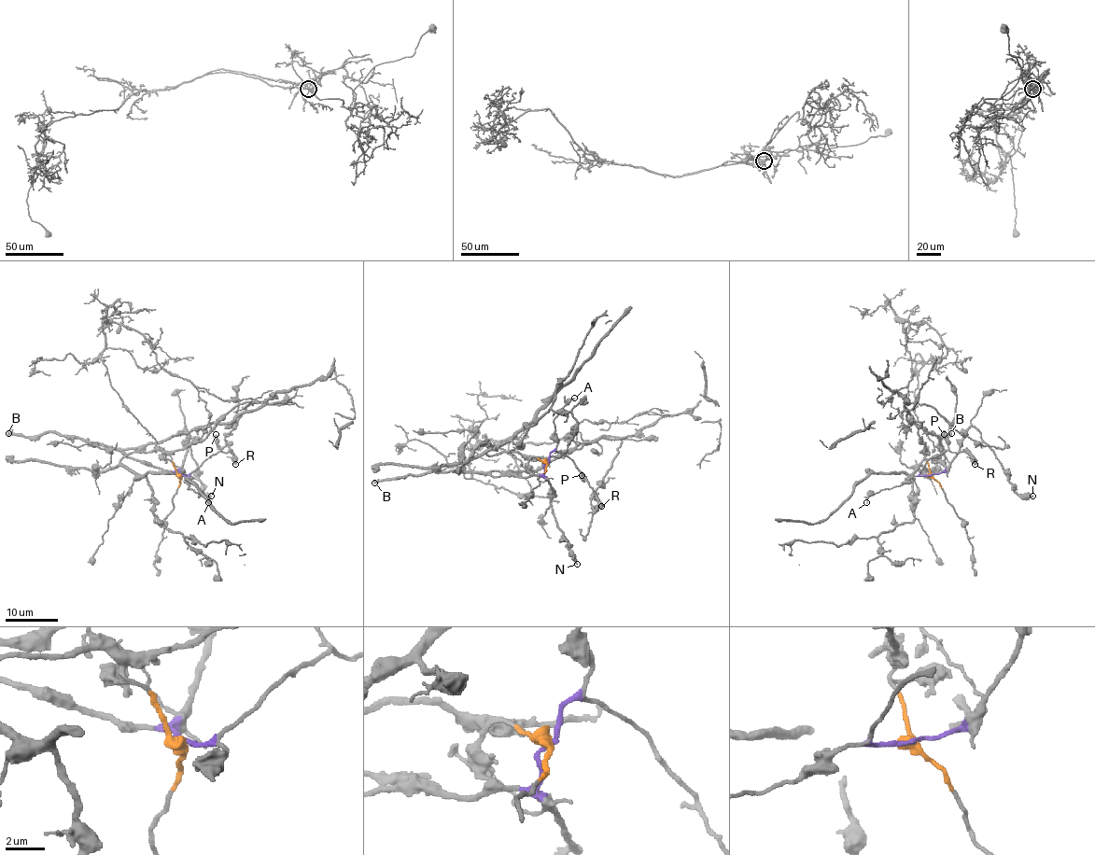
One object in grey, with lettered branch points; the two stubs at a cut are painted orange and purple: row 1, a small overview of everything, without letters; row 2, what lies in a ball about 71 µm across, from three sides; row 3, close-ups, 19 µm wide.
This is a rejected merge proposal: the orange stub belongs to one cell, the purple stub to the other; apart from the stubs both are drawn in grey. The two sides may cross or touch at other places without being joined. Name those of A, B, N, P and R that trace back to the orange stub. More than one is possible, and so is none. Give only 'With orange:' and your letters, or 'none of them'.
With orange: none of them

